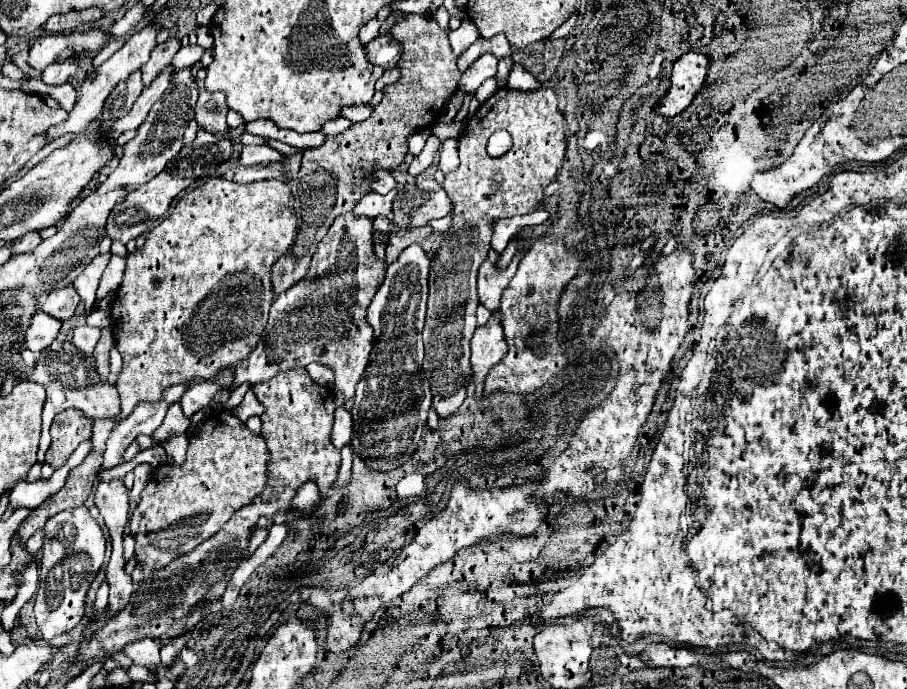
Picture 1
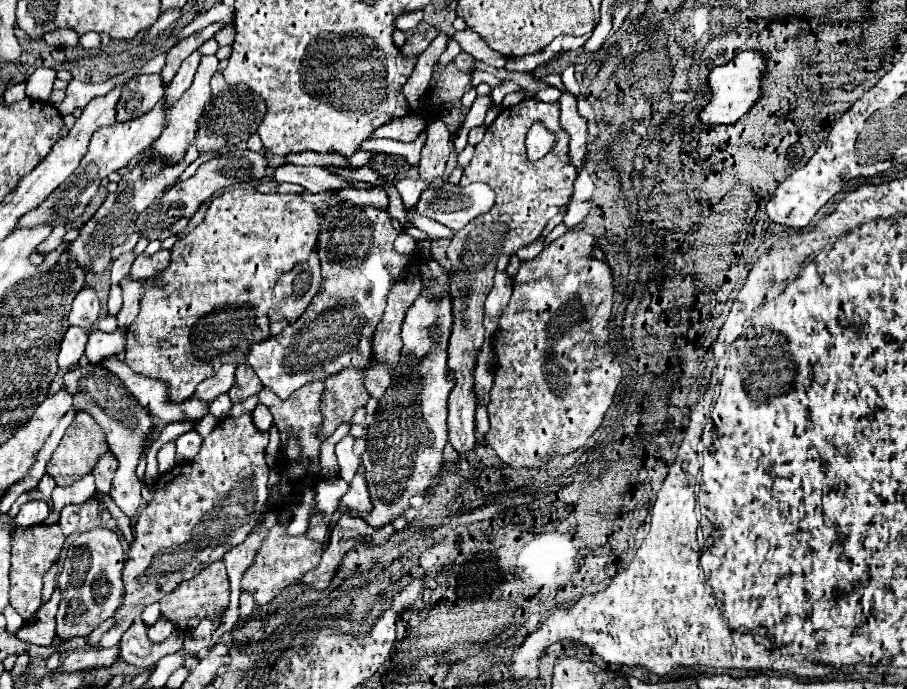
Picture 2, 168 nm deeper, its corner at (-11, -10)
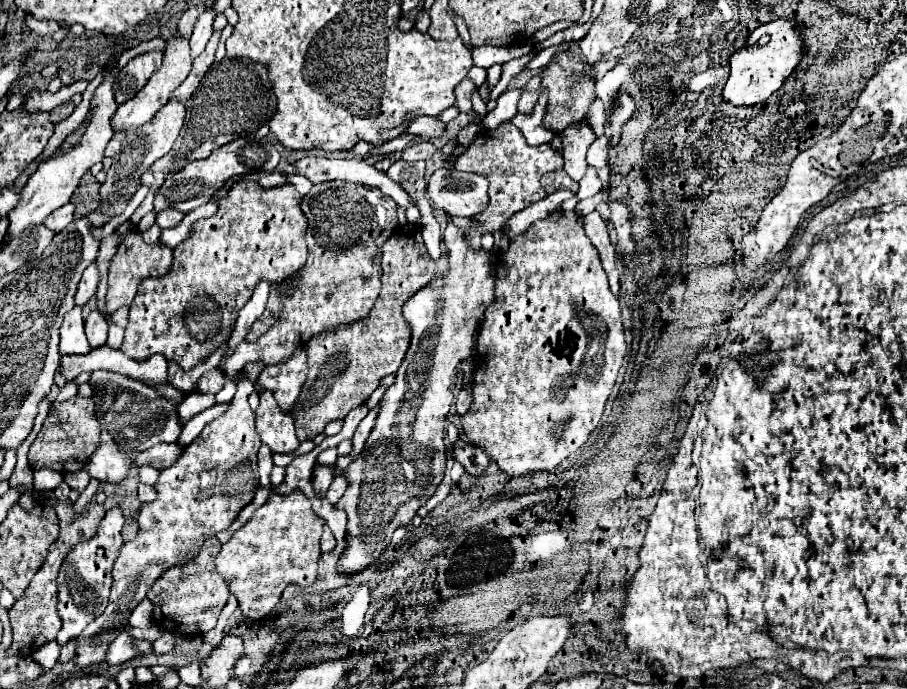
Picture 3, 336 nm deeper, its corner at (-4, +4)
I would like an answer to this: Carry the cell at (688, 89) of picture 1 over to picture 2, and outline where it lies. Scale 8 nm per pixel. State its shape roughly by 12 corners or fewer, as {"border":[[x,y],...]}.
{"border":[[763,56],[715,66],[703,124],[735,124],[759,98]]}

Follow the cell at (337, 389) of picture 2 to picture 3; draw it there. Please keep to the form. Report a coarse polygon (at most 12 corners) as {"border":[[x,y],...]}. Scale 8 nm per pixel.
{"border":[[420,226],[382,246],[370,314],[306,344],[306,392],[288,412],[300,442],[344,420],[400,368],[402,306],[448,258]]}

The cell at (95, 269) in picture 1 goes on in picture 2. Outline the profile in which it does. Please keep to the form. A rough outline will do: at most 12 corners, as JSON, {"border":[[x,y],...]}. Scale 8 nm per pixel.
{"border":[[133,252],[119,256],[111,266],[111,284],[127,276]]}

